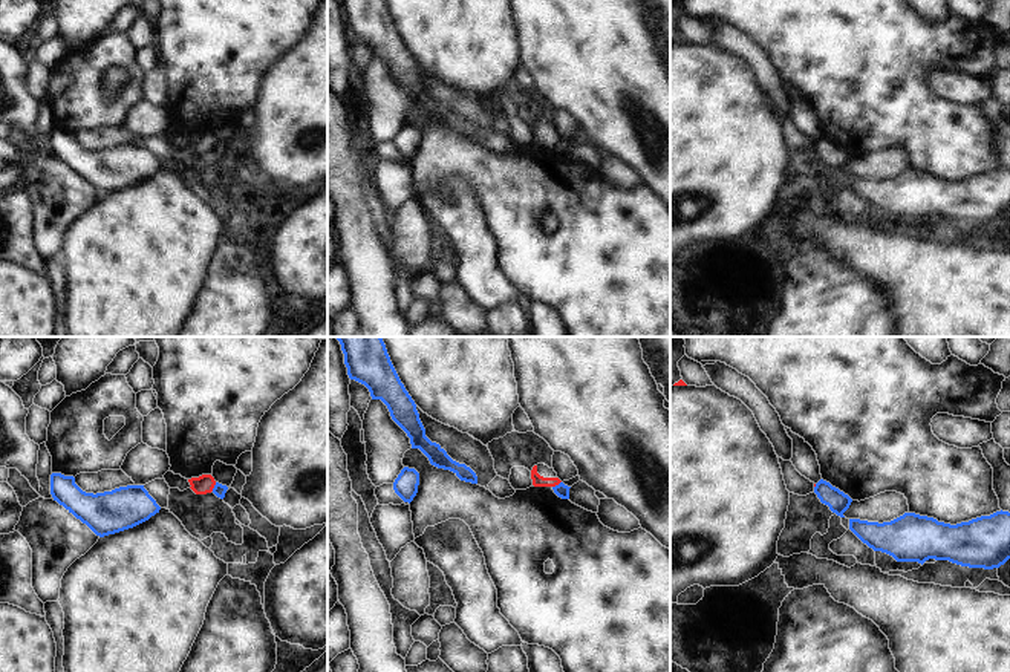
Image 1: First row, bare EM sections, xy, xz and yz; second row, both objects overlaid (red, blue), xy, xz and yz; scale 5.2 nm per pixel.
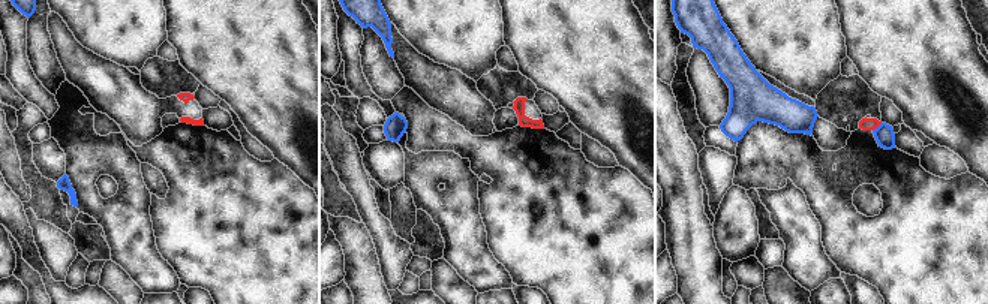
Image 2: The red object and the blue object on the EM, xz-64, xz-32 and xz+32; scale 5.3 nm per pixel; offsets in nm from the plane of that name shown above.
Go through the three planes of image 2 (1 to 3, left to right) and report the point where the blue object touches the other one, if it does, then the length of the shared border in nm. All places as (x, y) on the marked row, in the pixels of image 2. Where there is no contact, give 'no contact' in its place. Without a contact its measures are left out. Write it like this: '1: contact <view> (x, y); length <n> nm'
1: no contact
2: no contact
3: contact xz+32 (877, 126); length 70 nm

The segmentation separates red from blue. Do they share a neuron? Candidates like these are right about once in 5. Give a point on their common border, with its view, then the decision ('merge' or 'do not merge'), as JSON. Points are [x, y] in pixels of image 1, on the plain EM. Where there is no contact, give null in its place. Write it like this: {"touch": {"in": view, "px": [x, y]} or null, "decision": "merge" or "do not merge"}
{"touch": {"in": "xy", "px": [213, 144]}, "decision": "do not merge"}

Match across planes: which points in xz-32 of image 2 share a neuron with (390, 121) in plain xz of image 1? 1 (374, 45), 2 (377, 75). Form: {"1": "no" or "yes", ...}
{"1": "yes", "2": "yes"}

